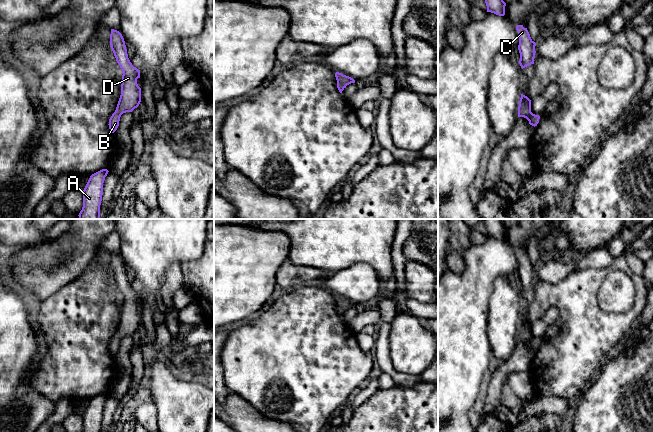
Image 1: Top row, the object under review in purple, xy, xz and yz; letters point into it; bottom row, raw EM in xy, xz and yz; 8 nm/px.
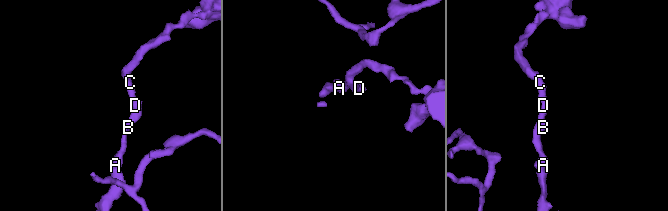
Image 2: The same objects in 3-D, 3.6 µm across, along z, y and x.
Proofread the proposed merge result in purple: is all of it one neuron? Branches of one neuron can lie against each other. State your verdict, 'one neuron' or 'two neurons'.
one neuron

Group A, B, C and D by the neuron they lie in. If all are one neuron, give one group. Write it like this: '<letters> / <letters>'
A B C D

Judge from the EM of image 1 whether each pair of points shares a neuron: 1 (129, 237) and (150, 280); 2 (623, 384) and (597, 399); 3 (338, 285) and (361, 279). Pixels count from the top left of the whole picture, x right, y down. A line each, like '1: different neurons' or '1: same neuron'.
1: same neuron
2: same neuron
3: same neuron

